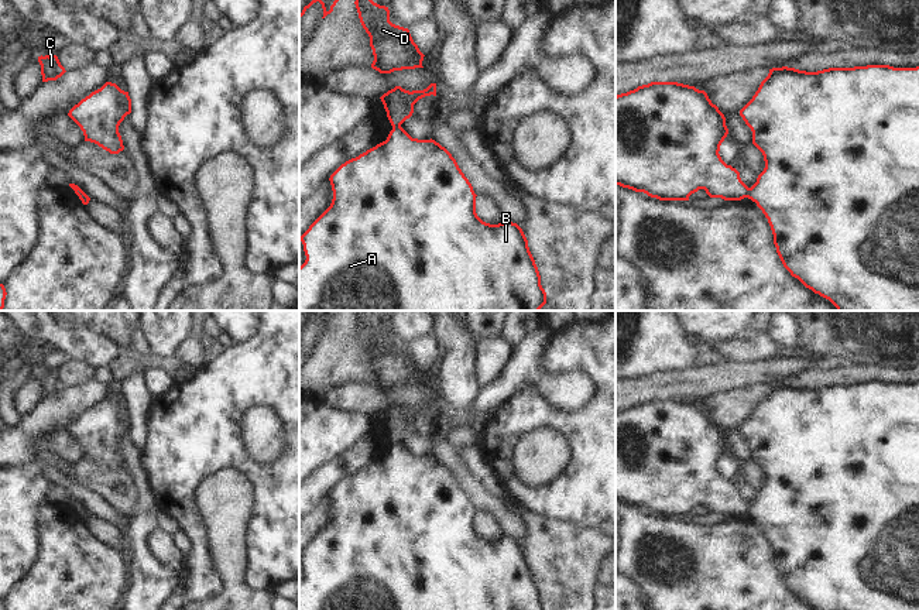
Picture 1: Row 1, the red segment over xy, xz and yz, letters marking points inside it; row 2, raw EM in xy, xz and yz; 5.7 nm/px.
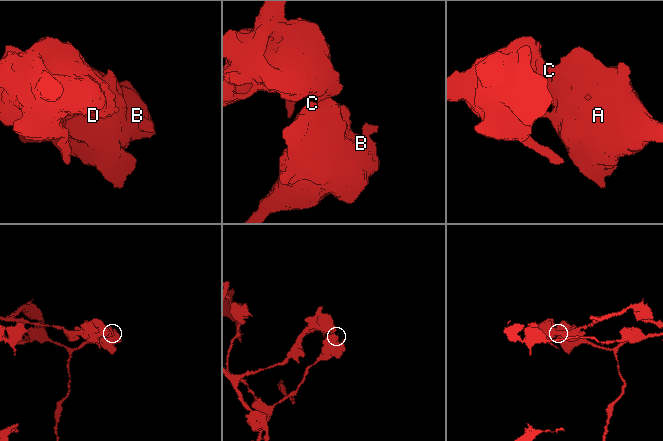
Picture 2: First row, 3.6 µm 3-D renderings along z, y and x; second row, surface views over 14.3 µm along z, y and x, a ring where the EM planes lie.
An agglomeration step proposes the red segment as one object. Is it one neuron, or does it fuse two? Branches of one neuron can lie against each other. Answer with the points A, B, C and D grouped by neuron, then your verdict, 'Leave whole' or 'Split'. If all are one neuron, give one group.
Groups: A B C / D. Split

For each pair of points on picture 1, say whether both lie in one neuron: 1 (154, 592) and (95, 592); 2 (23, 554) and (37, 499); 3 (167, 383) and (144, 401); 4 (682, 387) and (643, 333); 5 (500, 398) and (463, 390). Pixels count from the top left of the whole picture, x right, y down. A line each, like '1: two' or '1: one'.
1: two
2: one
3: two
4: two
5: two

